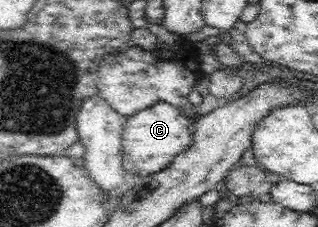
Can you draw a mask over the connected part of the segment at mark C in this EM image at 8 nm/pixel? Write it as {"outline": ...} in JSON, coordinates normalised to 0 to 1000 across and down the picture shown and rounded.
{"outline":[[[491,449],[412,507],[390,546],[381,604],[387,740],[403,771],[453,780],[522,744],[541,705],[604,639],[623,511],[588,511],[522,449]]]}

